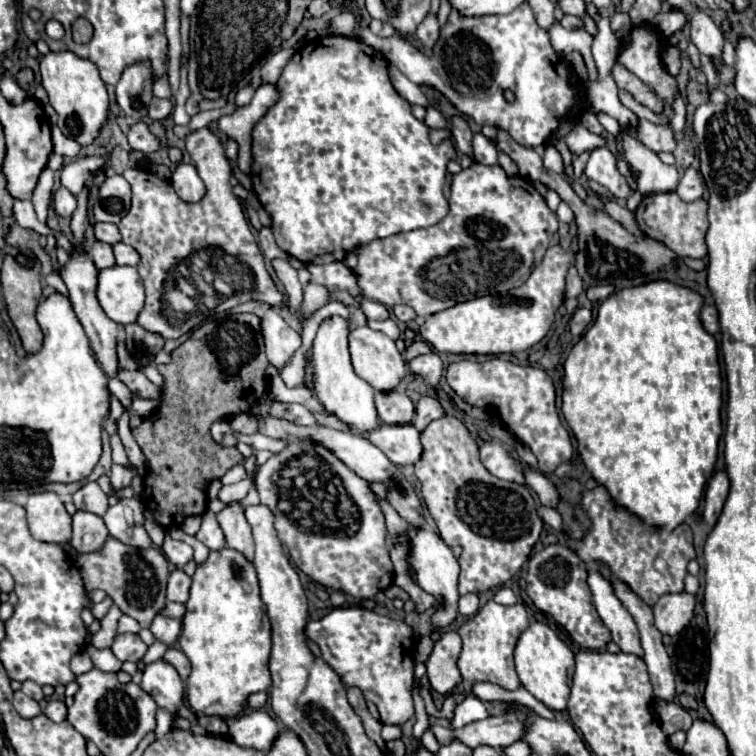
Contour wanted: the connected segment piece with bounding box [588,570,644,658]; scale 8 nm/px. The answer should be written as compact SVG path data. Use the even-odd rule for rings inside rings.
M588 570L588 586L594 596L594 606L602 622L610 630L612 640L620 646L622 652L636 654L638 658L642 658L644 650L640 646L640 634L636 622L630 616L630 612L622 606L622 602L614 596L612 584L600 572Z

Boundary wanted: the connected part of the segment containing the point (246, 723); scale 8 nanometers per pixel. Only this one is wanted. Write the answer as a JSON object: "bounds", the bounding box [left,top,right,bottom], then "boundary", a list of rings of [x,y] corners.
{"bounds":[228,710,280,752],"boundary":[[[248,710],[242,716],[230,720],[228,726],[232,742],[236,742],[242,748],[254,748],[260,752],[270,750],[280,734],[276,720],[262,710]]]}

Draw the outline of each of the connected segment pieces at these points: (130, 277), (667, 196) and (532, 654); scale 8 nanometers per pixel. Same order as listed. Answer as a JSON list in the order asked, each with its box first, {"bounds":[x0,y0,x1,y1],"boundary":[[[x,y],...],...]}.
[{"bounds":[96,266,144,324],"boundary":[[[134,266],[100,270],[96,296],[108,318],[118,324],[136,322],[136,314],[144,308],[144,286]]]},{"bounds":[636,192,708,258],"boundary":[[[662,192],[662,194],[646,194],[636,210],[636,220],[640,230],[664,246],[668,246],[678,258],[704,258],[708,254],[704,236],[708,230],[708,202],[698,198],[694,202],[684,202],[678,198],[676,192]]]},{"bounds":[514,622,575,710],"boundary":[[[532,622],[520,636],[514,648],[516,672],[522,686],[544,702],[550,710],[564,710],[570,696],[570,672],[575,669],[574,654],[564,640],[544,622]]]}]

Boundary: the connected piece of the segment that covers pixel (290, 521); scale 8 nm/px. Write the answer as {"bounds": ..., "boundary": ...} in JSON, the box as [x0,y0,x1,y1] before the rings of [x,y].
{"bounds":[254,440,394,598],"boundary":[[[294,440],[290,442],[282,452],[274,454],[272,458],[268,458],[266,464],[262,464],[258,470],[256,470],[256,478],[254,478],[254,484],[256,484],[256,490],[260,494],[260,502],[264,506],[268,506],[274,514],[274,528],[278,532],[278,540],[282,542],[282,546],[288,548],[288,554],[292,558],[292,562],[314,582],[326,586],[326,588],[332,588],[332,590],[340,590],[344,594],[350,594],[354,598],[372,598],[376,596],[378,592],[386,590],[390,584],[392,584],[392,576],[394,576],[394,570],[392,570],[392,560],[388,556],[388,544],[386,544],[386,526],[384,526],[384,514],[382,514],[382,508],[380,508],[380,498],[378,494],[372,492],[370,484],[360,478],[358,474],[354,474],[340,458],[336,458],[328,448],[324,448],[322,444],[318,442],[312,442],[312,440]]]}

